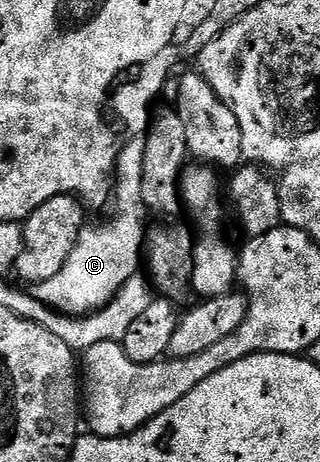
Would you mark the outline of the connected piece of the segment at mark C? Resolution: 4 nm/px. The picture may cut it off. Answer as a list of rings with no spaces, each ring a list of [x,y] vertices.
[[[143,137],[132,138],[122,152],[118,152],[110,198],[112,215],[101,226],[85,225],[74,244],[74,252],[70,252],[70,260],[62,264],[62,272],[58,272],[58,276],[50,276],[50,280],[35,283],[34,295],[44,306],[59,314],[90,315],[103,309],[123,285],[138,274],[146,250],[146,207],[142,200],[144,161],[146,144]]]

